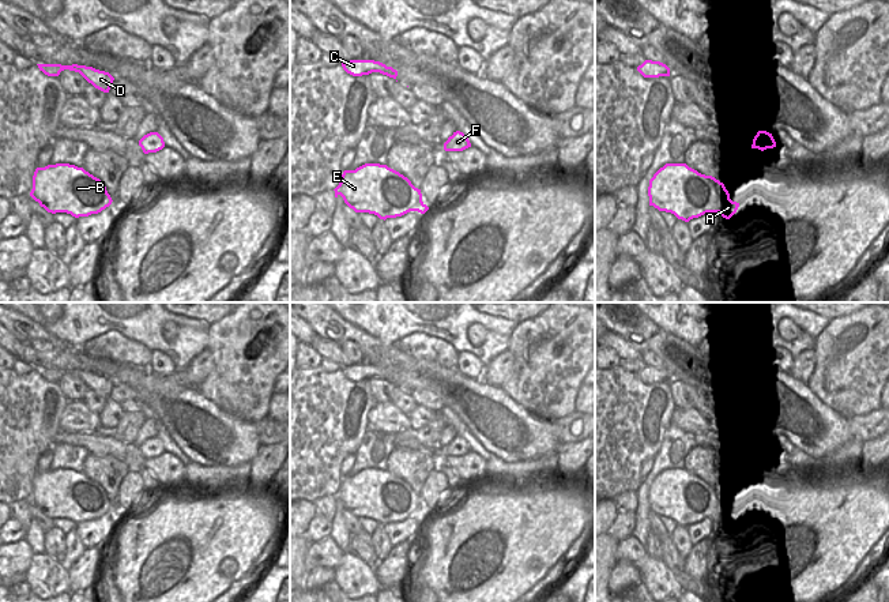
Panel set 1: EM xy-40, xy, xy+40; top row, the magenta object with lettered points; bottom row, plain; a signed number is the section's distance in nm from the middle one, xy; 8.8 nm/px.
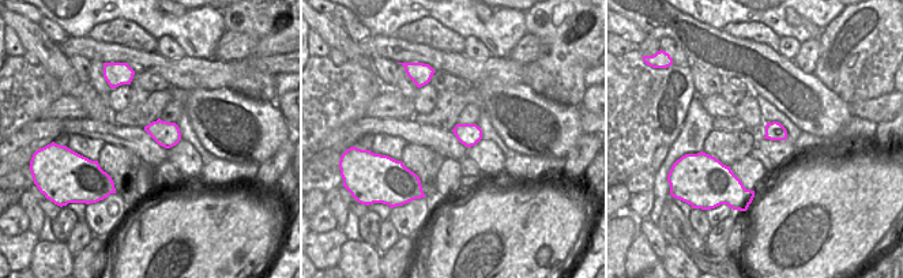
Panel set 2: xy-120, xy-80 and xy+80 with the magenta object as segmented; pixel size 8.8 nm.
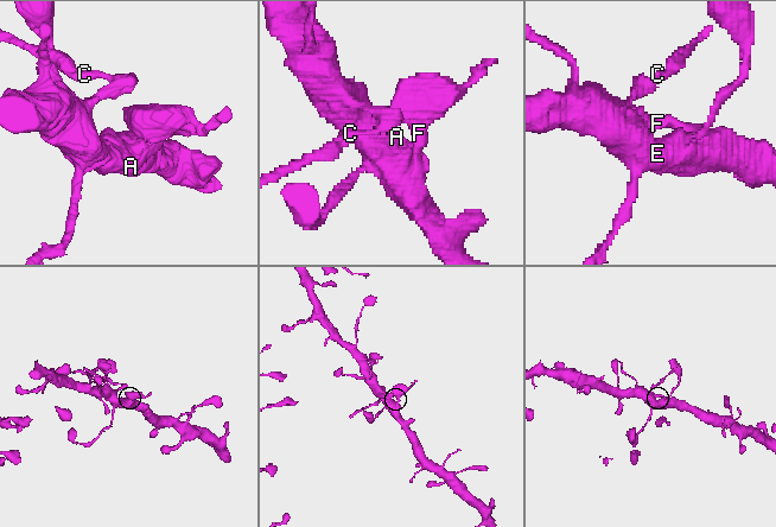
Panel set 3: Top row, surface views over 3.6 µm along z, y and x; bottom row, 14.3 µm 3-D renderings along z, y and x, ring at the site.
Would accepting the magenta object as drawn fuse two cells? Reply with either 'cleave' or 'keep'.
cleave

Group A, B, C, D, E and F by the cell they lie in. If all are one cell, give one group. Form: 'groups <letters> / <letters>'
groups A B D E F / C

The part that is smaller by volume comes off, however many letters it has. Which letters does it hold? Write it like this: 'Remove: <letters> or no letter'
Remove: C

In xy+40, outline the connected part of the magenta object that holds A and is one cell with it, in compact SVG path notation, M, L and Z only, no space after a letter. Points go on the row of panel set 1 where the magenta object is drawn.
M666 163L649 180L649 206L689 222L707 212L720 212L730 219L739 203L730 199L724 184L686 163Z

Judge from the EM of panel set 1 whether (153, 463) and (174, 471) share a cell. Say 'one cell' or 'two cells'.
one cell

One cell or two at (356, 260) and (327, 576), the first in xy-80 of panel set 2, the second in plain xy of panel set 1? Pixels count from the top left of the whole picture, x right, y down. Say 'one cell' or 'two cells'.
two cells

